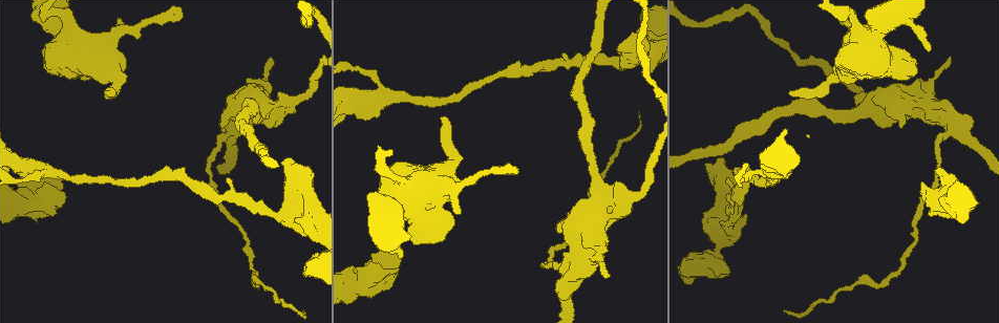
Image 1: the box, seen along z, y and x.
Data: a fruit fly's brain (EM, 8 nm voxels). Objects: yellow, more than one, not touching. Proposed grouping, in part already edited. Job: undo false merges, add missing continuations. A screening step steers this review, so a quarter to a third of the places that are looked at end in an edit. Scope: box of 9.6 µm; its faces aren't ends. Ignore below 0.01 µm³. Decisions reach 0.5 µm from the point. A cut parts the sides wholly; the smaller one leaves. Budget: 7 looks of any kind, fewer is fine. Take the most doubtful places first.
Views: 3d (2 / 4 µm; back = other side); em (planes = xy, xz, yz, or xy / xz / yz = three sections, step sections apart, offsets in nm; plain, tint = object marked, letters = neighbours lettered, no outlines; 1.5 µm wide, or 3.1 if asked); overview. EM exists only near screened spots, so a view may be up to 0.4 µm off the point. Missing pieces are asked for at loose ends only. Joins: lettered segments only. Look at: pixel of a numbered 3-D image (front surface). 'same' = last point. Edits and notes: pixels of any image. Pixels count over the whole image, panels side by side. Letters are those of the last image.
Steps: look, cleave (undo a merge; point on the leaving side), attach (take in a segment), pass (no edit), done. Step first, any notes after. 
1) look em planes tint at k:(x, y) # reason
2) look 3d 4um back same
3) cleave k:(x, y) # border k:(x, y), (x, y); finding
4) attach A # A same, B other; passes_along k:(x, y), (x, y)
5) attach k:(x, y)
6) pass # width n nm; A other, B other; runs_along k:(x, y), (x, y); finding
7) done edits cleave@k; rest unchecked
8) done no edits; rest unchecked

look em yz step 4 tint at 1:(937, 169) # stops while still wide

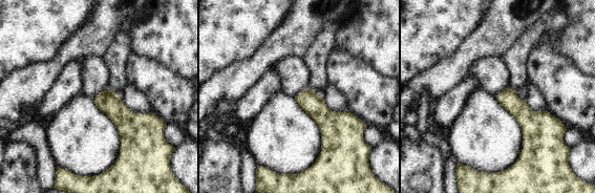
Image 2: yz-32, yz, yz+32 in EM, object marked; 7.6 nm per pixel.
look em planes letters same # cut it another way

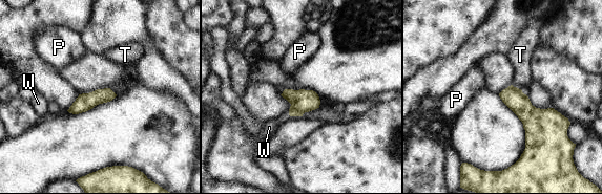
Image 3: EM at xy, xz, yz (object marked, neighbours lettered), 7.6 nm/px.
pass # P other, T other, W other; border 3:(512, 85), (521, 90); no lettered segment goes on from it

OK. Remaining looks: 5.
look em xy step 4 letters at 1:(120, 20) # branch stops here

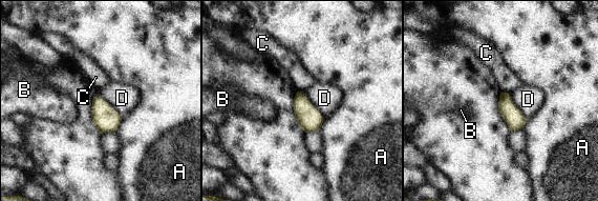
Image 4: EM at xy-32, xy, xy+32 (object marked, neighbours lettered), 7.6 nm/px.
look em planes letters same # another direction

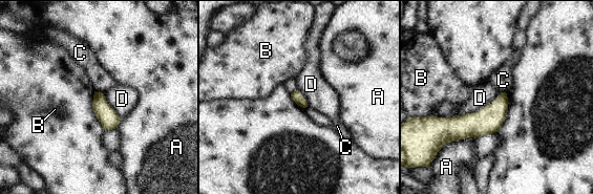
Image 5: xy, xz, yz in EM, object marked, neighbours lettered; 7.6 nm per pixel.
pass # A other, B other, C other, D other; border 5:(501, 92), (472, 112), (432, 115); none of them fits

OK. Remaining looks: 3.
look em yz step 4 letters at 1:(915, 71) # an open end

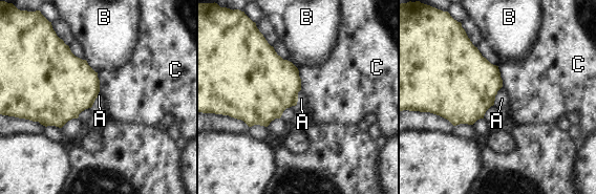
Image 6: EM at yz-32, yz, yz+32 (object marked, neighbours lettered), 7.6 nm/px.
look em xz step 8 letters same

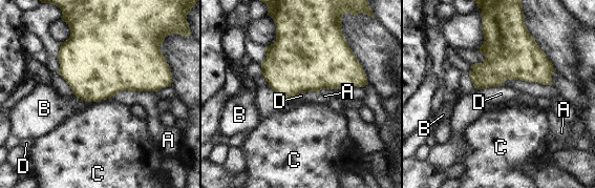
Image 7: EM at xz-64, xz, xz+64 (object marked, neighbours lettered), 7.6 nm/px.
pass # A other, B other, C other, D other; border 7:(503, 85), (474, 88); none of them fits

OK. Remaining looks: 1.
done no edits; rest unchecked

